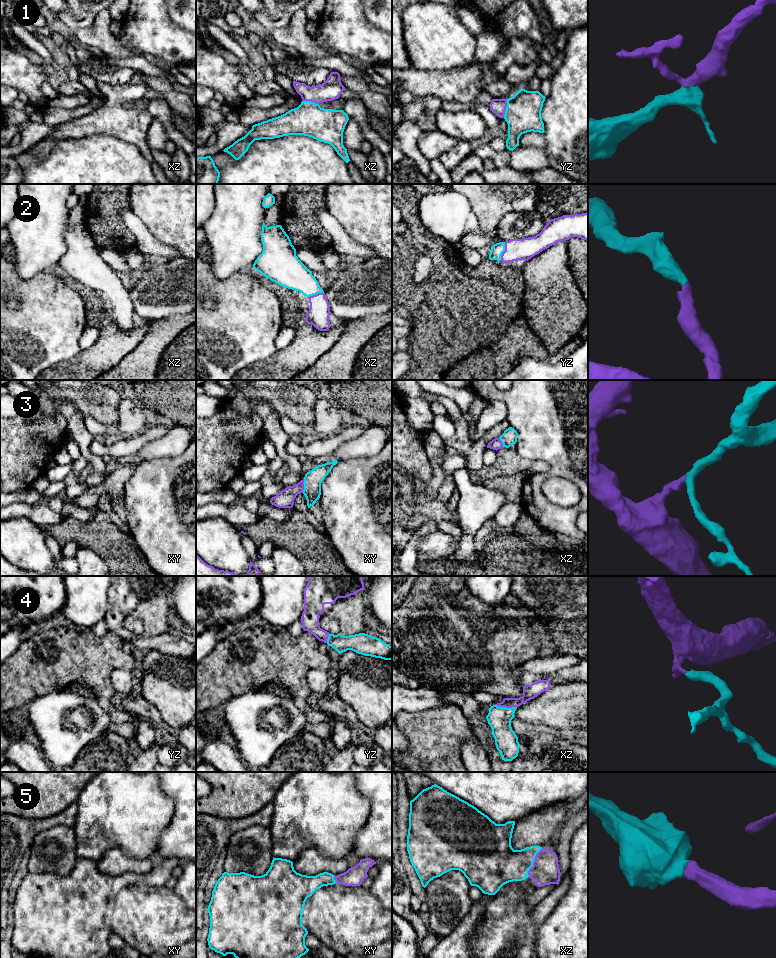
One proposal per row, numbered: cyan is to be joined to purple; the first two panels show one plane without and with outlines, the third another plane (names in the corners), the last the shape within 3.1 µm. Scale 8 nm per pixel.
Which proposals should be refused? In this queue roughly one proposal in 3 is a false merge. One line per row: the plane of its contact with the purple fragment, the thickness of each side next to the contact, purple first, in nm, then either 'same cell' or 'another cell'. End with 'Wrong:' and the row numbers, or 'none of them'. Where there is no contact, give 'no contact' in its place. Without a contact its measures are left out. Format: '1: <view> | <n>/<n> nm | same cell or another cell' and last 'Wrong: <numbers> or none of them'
1: yz | 120/280 nm | same cell
2: yz | 180/100 nm | same cell
3: xy | 140/140 nm | same cell
4: xz | 110/190 nm | same cell
5: xz | 220/300 nm | same cell
Wrong: none of them

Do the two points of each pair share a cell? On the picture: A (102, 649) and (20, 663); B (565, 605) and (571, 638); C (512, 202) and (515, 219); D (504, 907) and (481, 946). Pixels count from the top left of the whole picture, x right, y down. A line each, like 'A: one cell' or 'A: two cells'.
A: one cell
B: one cell
C: two cells
D: one cell

